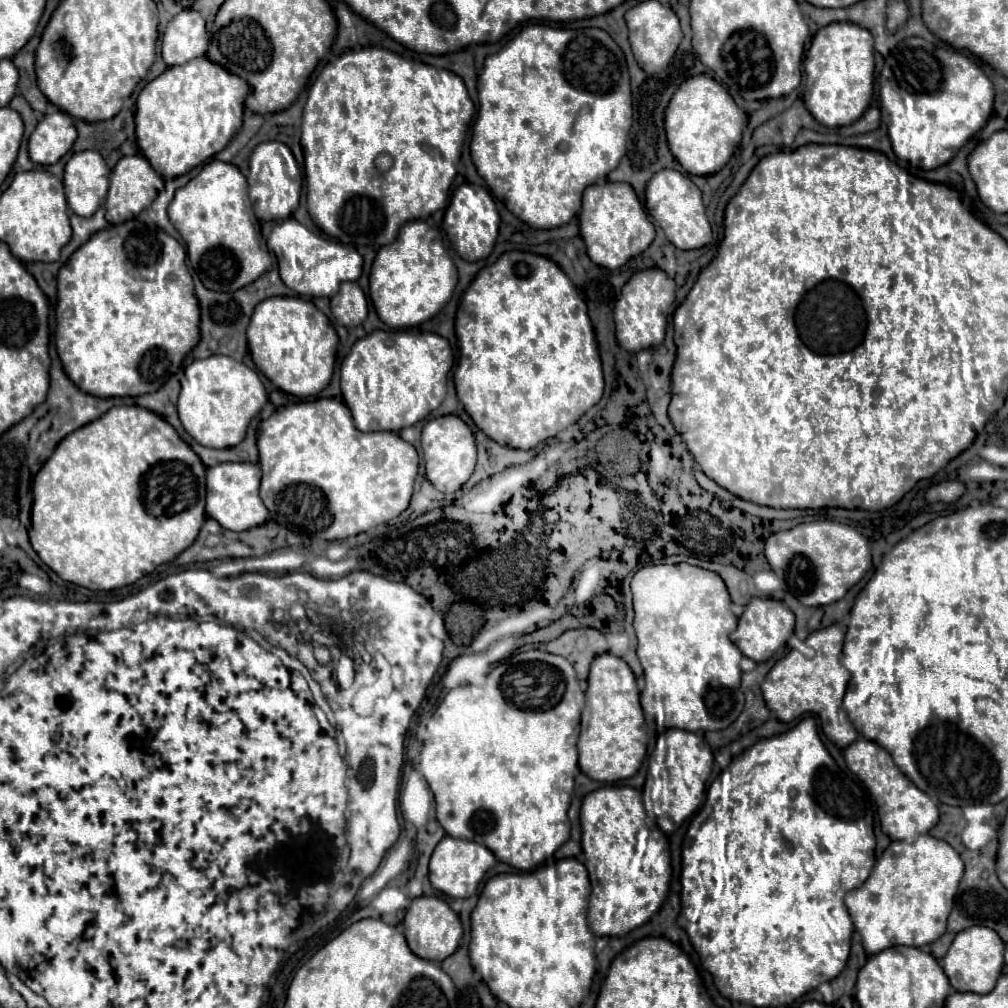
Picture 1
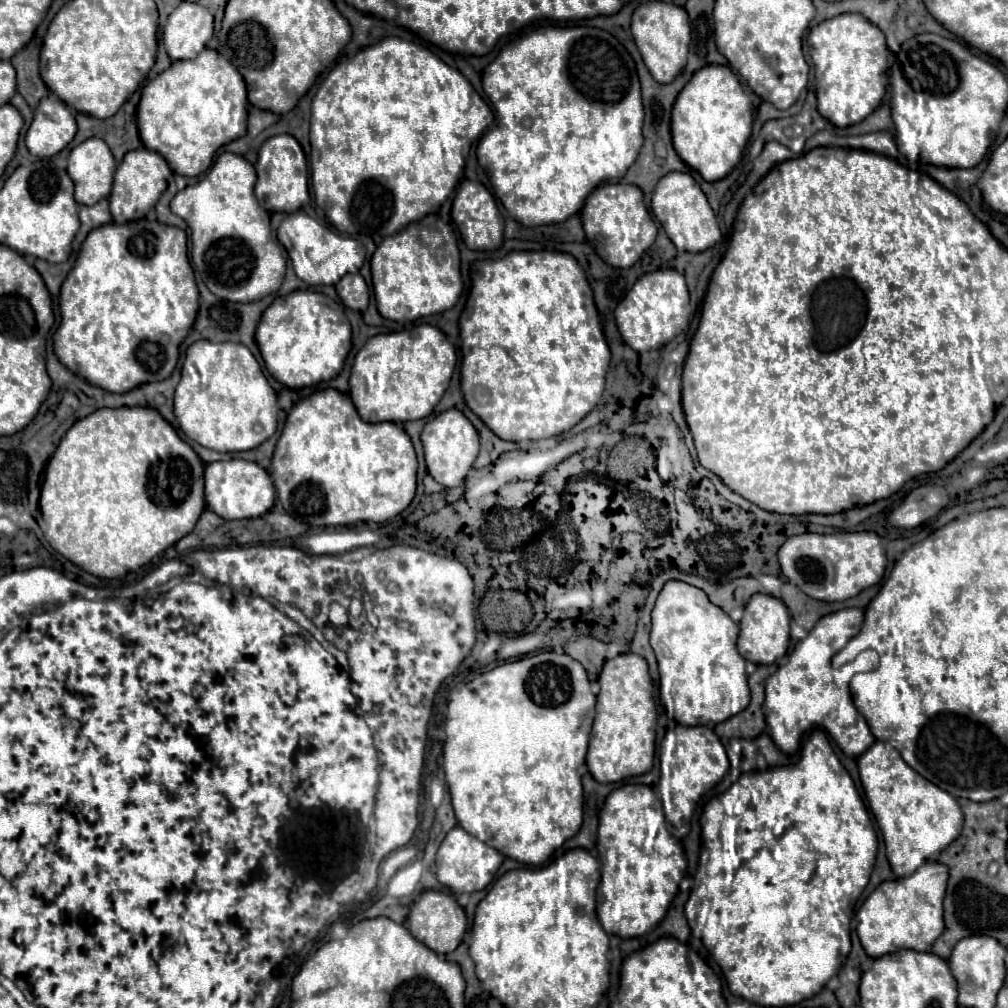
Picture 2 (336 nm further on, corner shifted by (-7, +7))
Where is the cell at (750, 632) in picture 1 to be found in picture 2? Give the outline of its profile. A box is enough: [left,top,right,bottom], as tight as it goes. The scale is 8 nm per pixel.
[737,594,791,664]

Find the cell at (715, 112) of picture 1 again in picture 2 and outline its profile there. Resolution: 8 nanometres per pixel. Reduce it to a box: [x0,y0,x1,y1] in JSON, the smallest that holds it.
[671,64,751,182]

